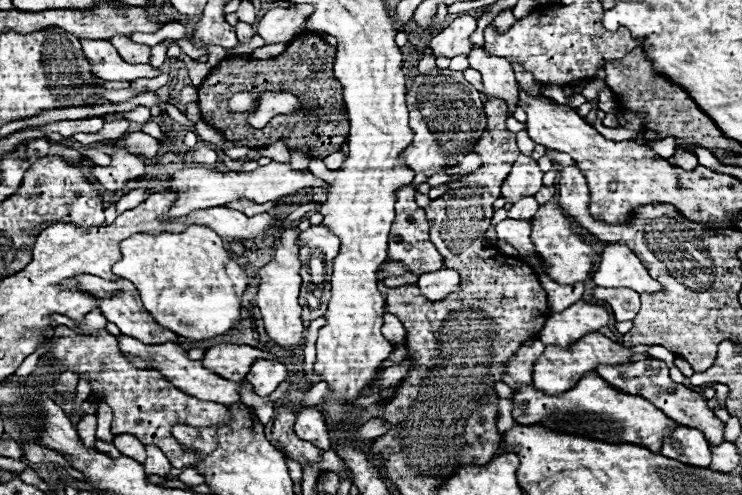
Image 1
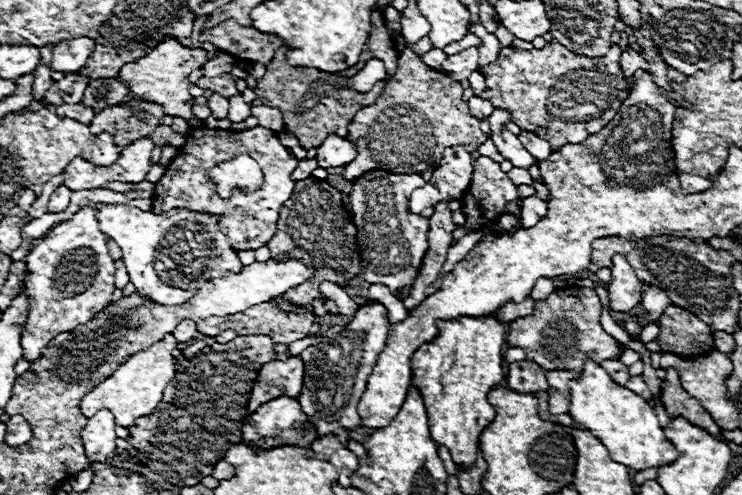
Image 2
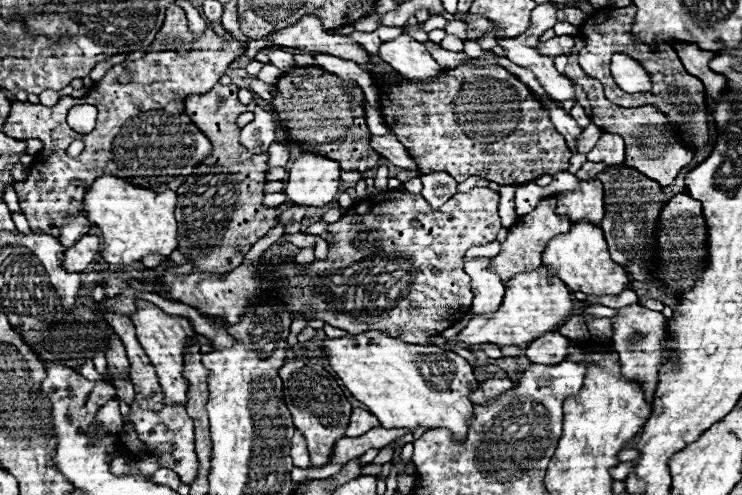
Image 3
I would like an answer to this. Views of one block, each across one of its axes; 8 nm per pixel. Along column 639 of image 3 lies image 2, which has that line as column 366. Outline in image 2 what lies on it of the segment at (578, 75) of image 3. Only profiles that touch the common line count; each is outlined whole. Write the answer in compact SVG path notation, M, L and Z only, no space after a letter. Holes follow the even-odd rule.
M404 48L398 56L398 70L388 80L384 94L376 104L356 112L348 126L348 138L356 144L358 156L344 166L344 176L356 180L360 174L376 168L396 174L420 174L430 162L438 162L442 150L448 146L478 150L486 142L486 134L480 130L478 118L470 116L462 92L460 82L428 68L418 54Z

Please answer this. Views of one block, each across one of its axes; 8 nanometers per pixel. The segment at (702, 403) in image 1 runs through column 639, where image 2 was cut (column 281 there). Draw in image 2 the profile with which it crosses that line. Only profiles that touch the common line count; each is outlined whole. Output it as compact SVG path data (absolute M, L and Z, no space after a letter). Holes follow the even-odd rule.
M298 356L288 358L286 362L268 362L258 372L250 400L248 400L248 414L252 414L264 402L278 398L278 396L292 396L298 398L304 382L304 362Z

